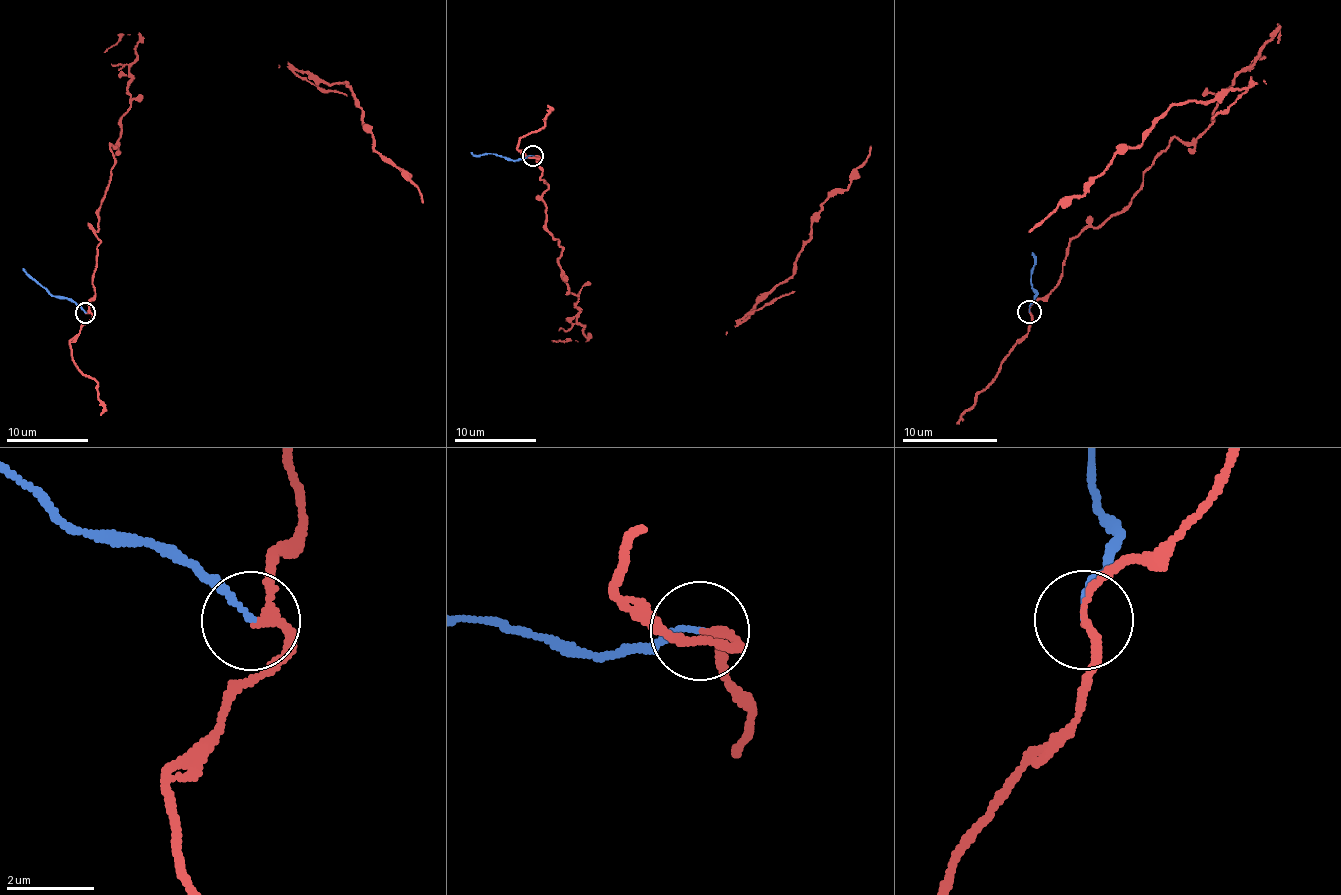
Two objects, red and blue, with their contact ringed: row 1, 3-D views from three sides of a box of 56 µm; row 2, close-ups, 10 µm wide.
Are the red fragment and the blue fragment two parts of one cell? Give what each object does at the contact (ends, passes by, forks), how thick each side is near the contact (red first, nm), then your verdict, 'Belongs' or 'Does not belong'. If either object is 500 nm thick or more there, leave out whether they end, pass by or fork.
At the ring red passes by. At the ring blue ends. Thickness 150 nm (red) against 130 nm. Does not belong

